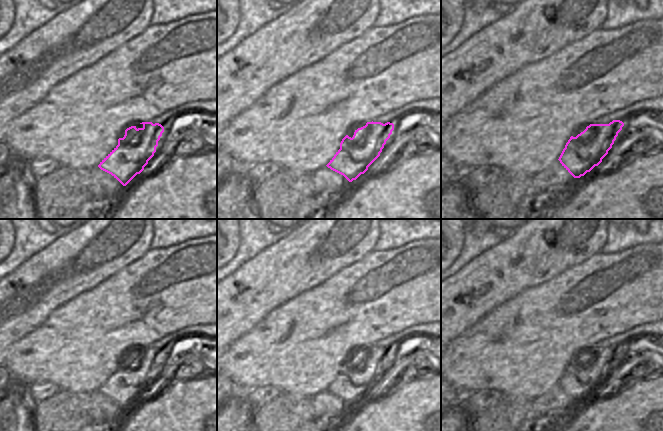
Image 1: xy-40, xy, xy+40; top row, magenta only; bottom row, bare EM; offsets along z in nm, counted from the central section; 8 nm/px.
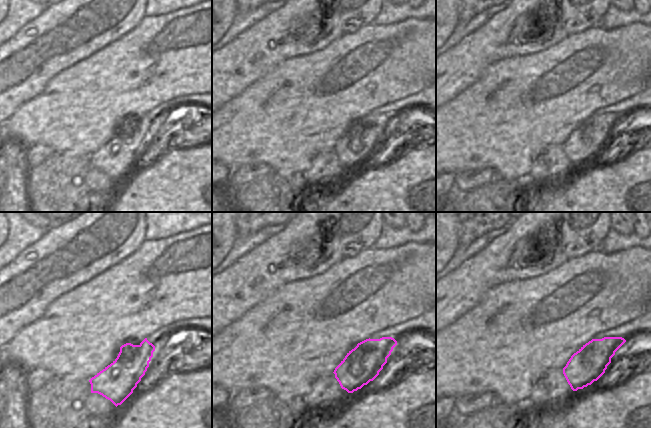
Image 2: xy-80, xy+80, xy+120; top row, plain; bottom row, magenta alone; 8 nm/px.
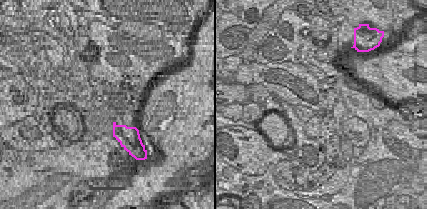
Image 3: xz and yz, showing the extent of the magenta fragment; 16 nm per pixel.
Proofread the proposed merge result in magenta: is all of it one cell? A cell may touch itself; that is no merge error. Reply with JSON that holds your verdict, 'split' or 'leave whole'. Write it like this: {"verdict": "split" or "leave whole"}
{"verdict": "leave whole"}

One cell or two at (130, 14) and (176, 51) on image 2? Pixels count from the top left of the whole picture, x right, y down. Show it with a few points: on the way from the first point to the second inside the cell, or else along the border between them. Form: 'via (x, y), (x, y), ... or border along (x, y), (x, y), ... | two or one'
border along (144, 16), (122, 36) | two

